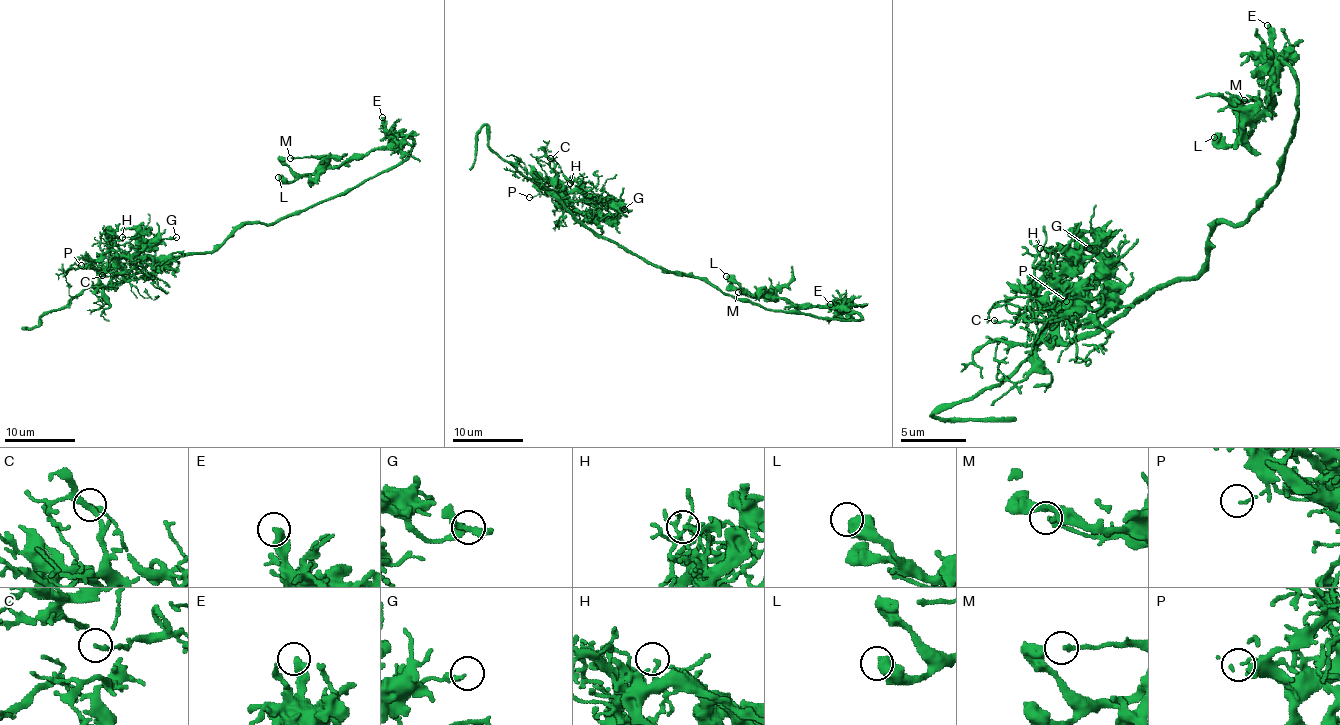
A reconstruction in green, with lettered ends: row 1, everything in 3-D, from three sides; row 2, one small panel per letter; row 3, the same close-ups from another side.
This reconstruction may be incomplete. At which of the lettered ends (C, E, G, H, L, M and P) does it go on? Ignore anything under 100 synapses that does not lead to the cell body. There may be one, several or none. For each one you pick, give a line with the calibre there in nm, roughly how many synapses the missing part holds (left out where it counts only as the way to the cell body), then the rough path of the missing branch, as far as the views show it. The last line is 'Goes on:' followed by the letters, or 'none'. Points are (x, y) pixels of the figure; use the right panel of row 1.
Goes on: none

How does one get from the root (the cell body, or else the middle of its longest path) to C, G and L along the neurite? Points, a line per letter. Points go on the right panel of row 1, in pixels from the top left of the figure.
C: (1224, 222), (1191, 278), (1158, 287), (1126, 314), (1106, 287), (1066, 278), (1037, 314), (994, 320)
G: (1224, 222), (1191, 278), (1126, 314), (1109, 291), (1099, 310), (1070, 314), (1089, 248)
L: (1224, 222), (1237, 225), (1280, 182), (1296, 127), (1296, 74), (1283, 61), (1270, 100), (1237, 143), (1214, 137)

